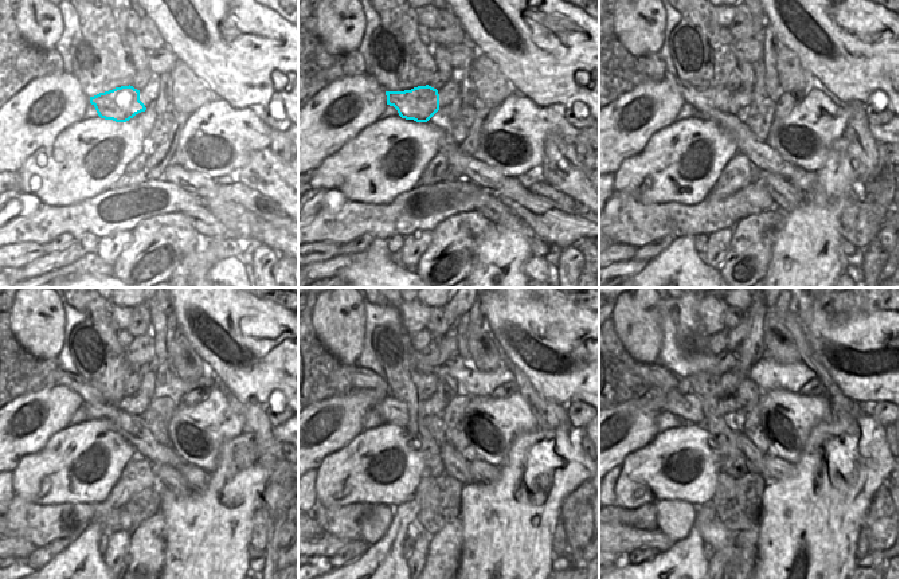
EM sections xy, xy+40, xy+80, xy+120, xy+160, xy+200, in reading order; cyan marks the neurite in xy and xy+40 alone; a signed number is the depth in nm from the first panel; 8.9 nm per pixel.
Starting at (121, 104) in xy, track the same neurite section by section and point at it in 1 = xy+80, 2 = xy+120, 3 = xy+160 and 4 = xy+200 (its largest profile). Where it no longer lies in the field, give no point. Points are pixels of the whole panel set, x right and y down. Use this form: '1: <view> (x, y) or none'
1: xy+80 (701, 100)
2: xy+120 (89, 395)
3: xy+160 (362, 378)
4: xy+200 (657, 375)

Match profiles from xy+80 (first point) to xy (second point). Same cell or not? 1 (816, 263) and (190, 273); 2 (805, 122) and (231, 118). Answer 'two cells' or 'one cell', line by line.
1: one cell
2: one cell

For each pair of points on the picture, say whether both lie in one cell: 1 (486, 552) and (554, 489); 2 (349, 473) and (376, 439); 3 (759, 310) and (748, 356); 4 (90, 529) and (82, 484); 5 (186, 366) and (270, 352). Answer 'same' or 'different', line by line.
1: same
2: same
3: same
4: different
5: different

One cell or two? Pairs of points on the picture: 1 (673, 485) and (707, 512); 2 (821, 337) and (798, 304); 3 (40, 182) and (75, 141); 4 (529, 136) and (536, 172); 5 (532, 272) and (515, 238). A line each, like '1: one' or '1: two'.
1: two
2: one
3: one
4: two
5: two

